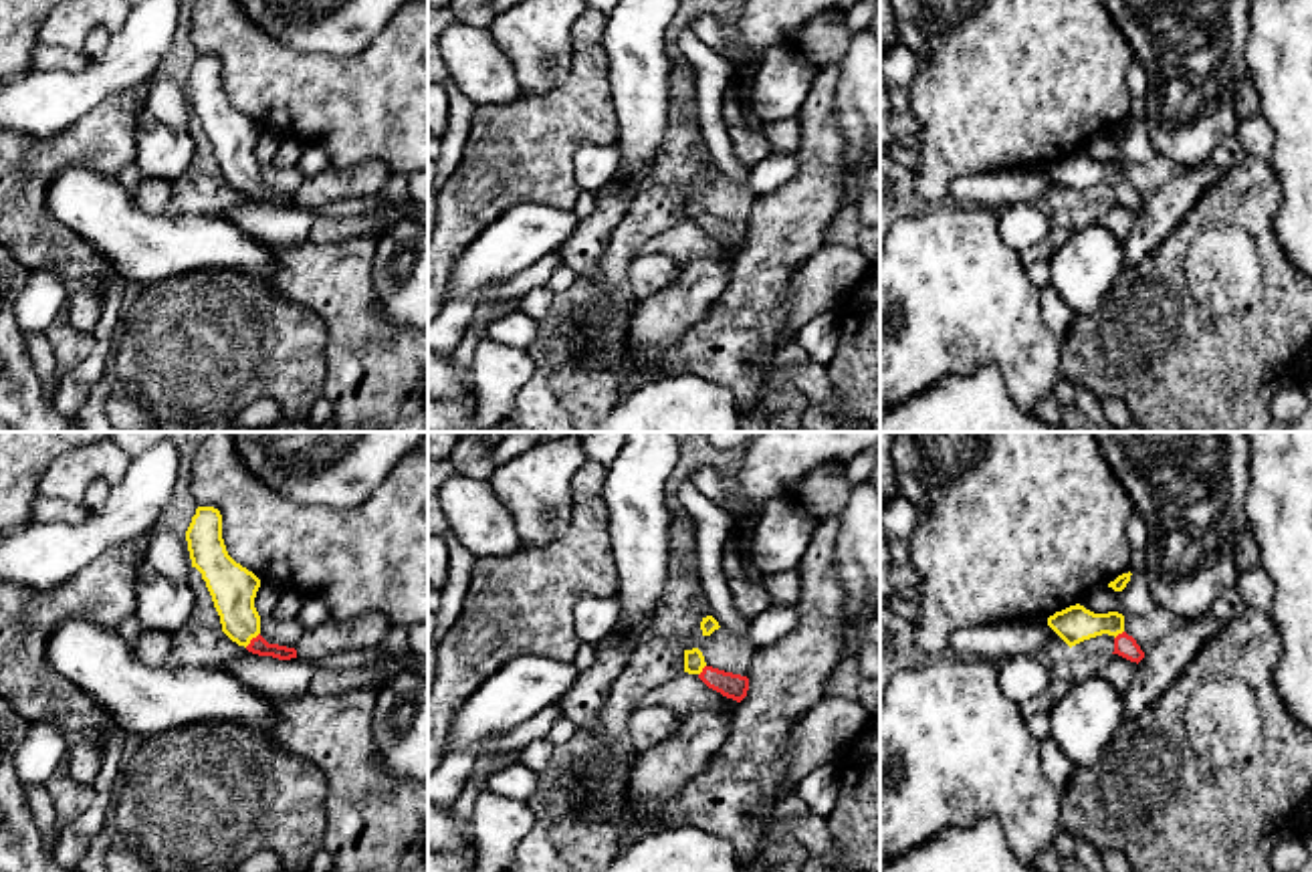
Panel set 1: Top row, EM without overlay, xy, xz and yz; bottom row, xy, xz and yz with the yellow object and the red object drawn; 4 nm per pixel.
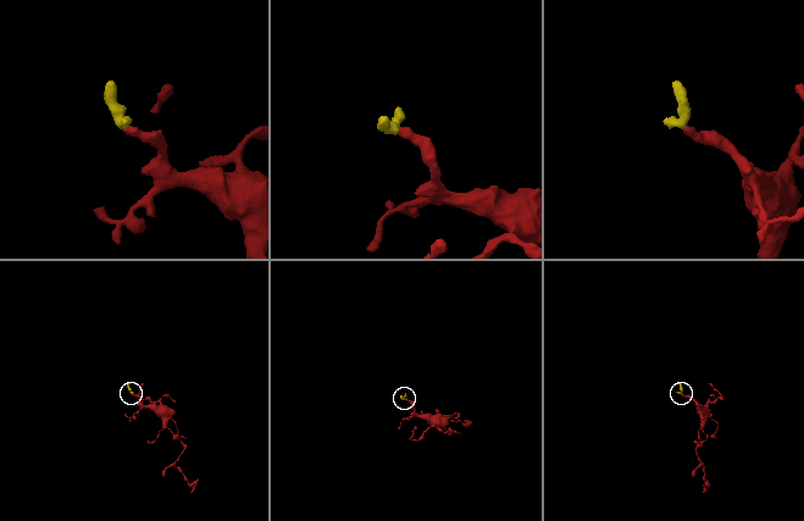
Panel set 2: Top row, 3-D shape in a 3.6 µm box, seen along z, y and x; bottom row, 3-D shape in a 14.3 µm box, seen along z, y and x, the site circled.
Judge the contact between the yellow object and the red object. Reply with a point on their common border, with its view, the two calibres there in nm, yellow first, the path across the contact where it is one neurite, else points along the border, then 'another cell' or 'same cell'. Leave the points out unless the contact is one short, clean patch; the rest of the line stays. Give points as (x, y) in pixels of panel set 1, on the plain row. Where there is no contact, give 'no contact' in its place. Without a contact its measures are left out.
meets yellow in xy at (251, 186); 190 nm thick on the yellow side, 70 nm on the other; runs through xy (233, 136), (237, 162), (251, 186), (259, 192); same cell

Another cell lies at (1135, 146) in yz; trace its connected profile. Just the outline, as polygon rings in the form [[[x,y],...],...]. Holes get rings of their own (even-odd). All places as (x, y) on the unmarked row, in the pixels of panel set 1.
[[[1144,119],[1132,121],[1130,129],[1122,139],[1114,139],[1108,133],[1100,133],[1092,137],[1088,143],[1084,143],[1078,151],[1094,161],[1118,159],[1124,166],[1157,157],[1157,151],[1151,145]]]

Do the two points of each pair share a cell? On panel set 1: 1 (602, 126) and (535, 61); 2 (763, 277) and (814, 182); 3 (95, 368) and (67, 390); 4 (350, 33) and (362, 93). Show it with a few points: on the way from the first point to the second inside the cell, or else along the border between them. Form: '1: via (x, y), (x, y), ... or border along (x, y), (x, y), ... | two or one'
1: border along (572, 37), (568, 75), (541, 93), (521, 93) | two
2: via (774, 253), (786, 229), (806, 206) | one
3: via (89, 372), (73, 388) | one
4: border along (388, 21), (356, 53), (305, 53) | two

